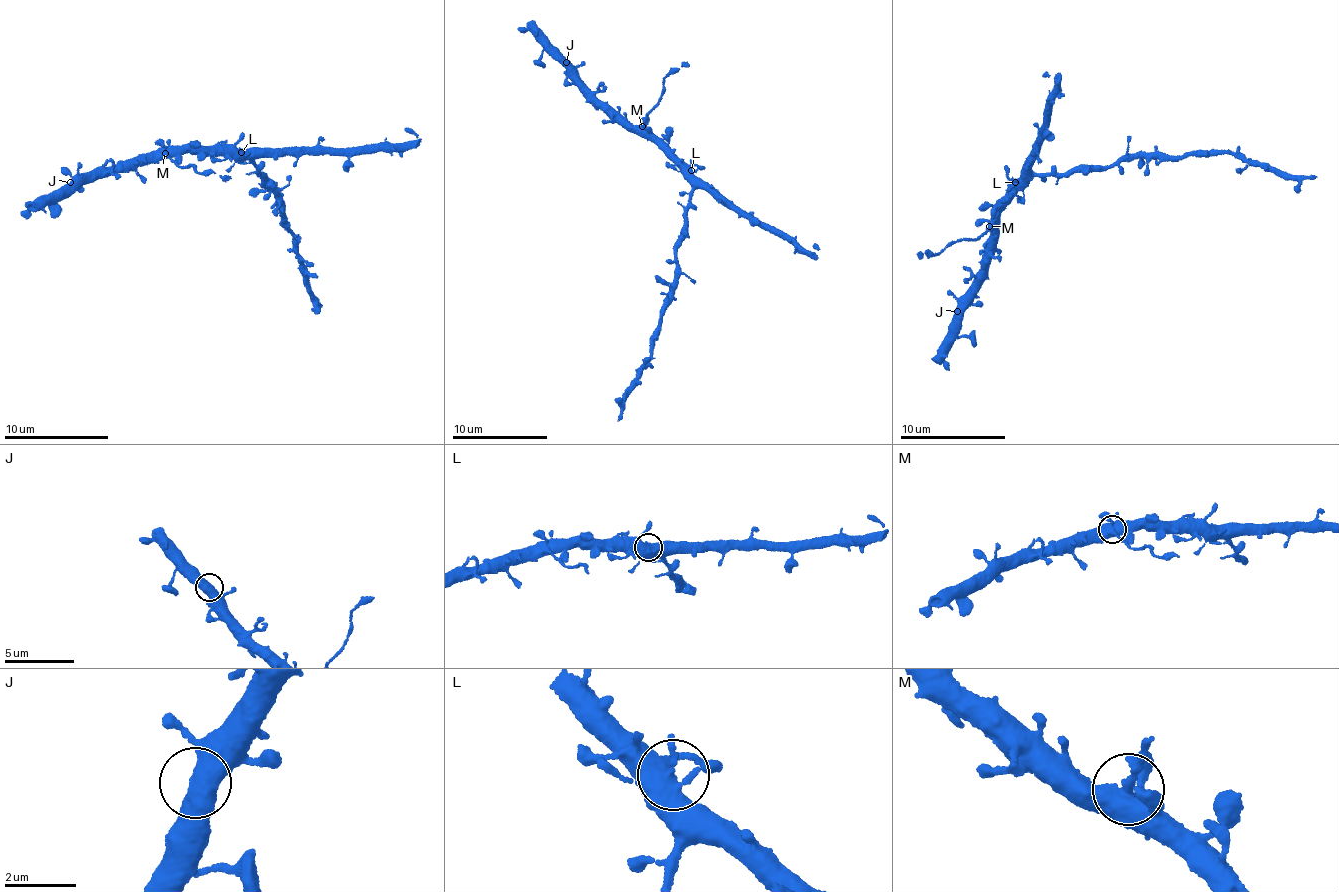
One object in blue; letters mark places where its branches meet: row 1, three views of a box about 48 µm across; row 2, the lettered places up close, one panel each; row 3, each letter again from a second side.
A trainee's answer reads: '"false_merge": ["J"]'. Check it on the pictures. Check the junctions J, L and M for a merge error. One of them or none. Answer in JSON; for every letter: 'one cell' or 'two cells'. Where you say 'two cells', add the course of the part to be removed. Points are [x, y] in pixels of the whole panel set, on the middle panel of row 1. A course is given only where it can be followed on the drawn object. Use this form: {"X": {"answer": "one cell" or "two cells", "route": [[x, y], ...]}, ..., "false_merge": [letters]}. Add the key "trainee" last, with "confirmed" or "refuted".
{"J": {"answer": "one cell"}, "L": {"answer": "one cell"}, "M": {"answer": "one cell"}, "false_merge": [], "trainee": "refuted"}

